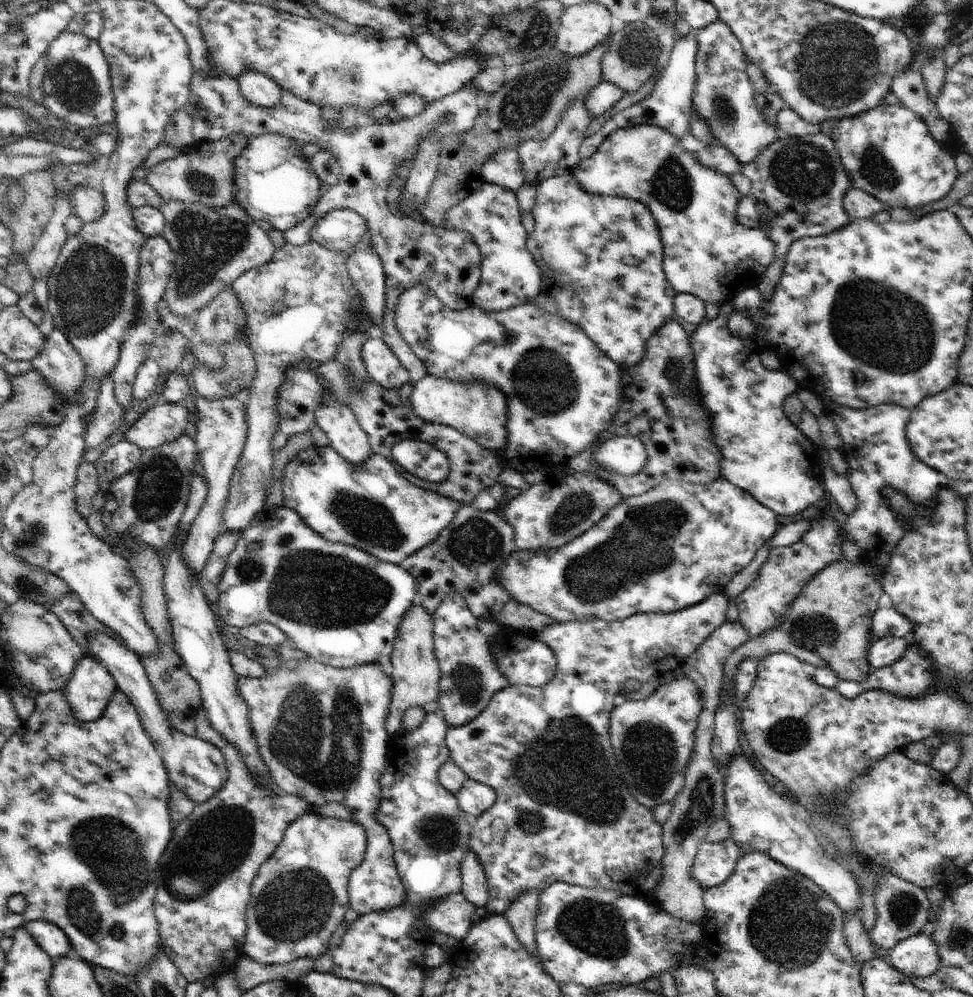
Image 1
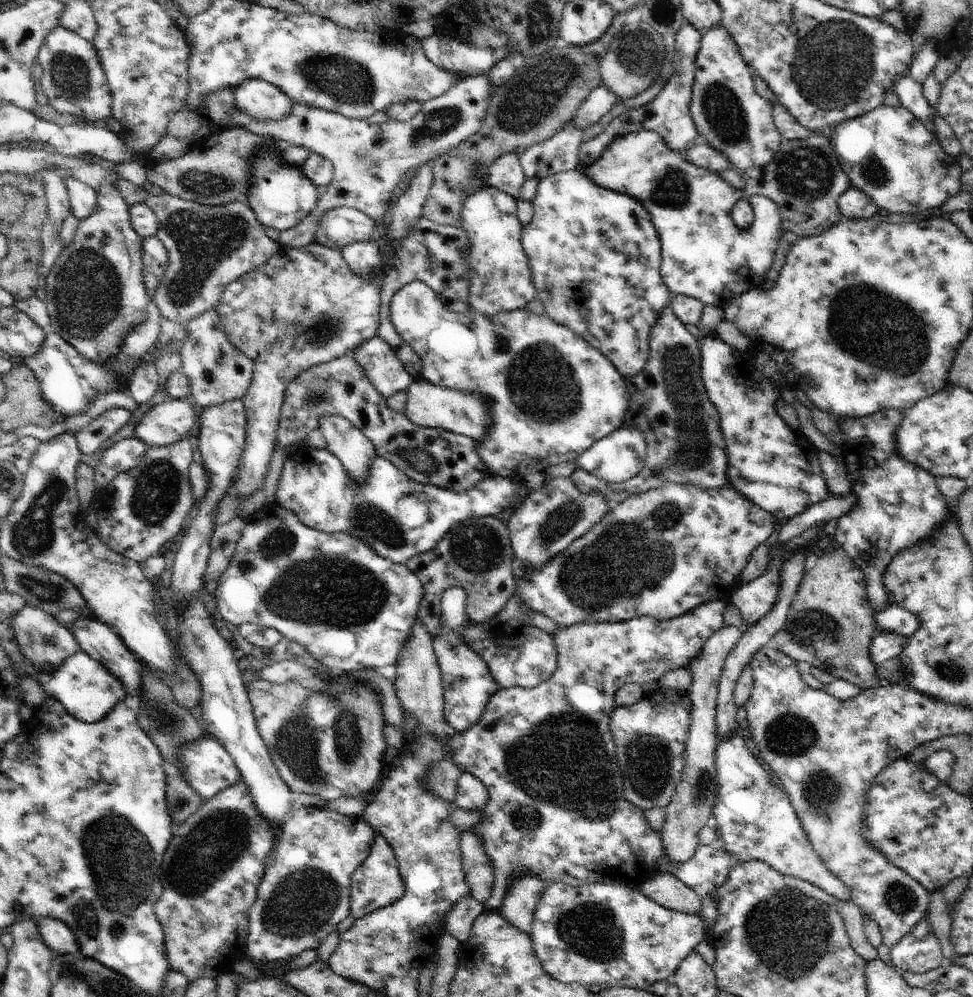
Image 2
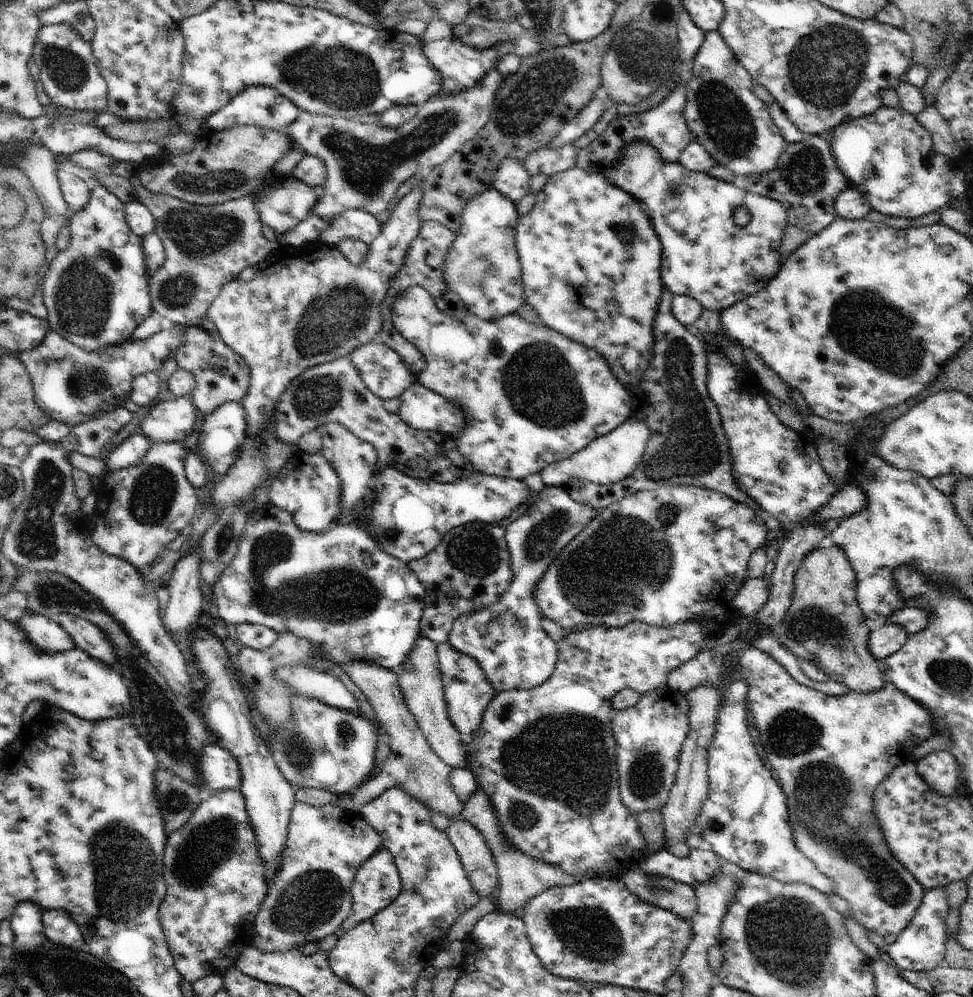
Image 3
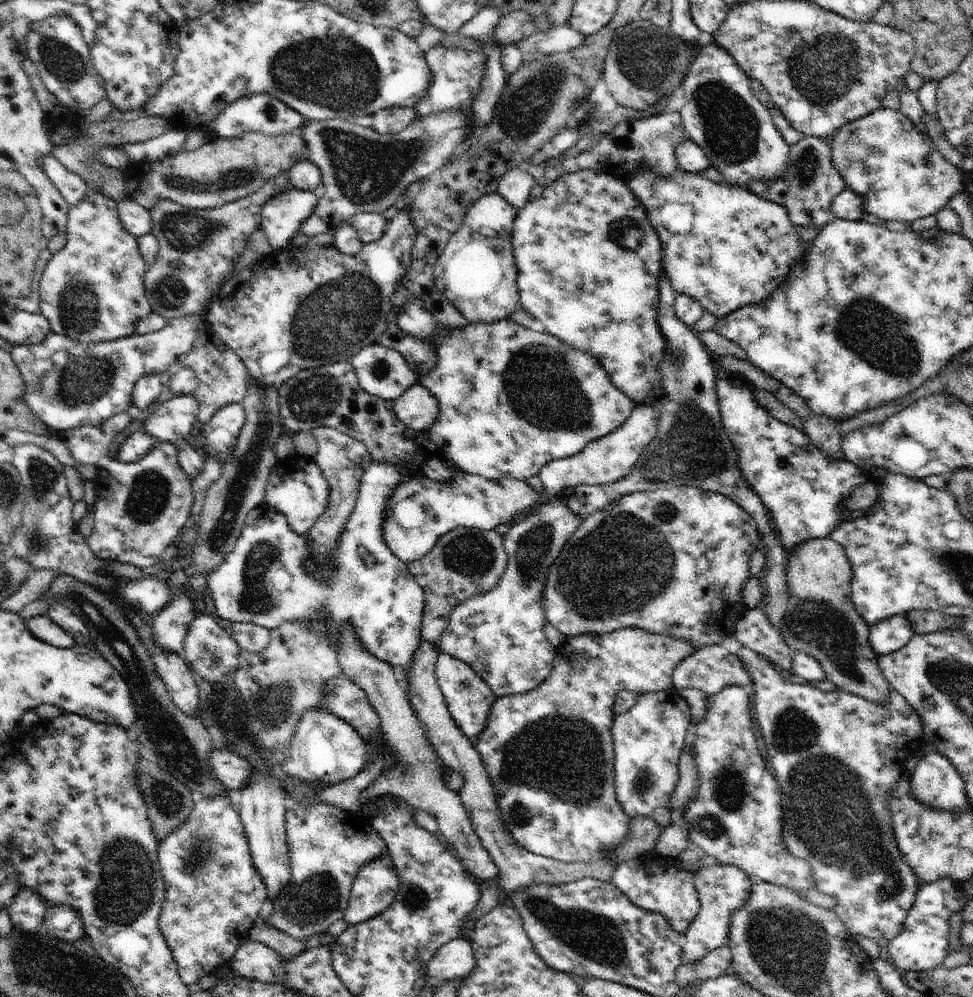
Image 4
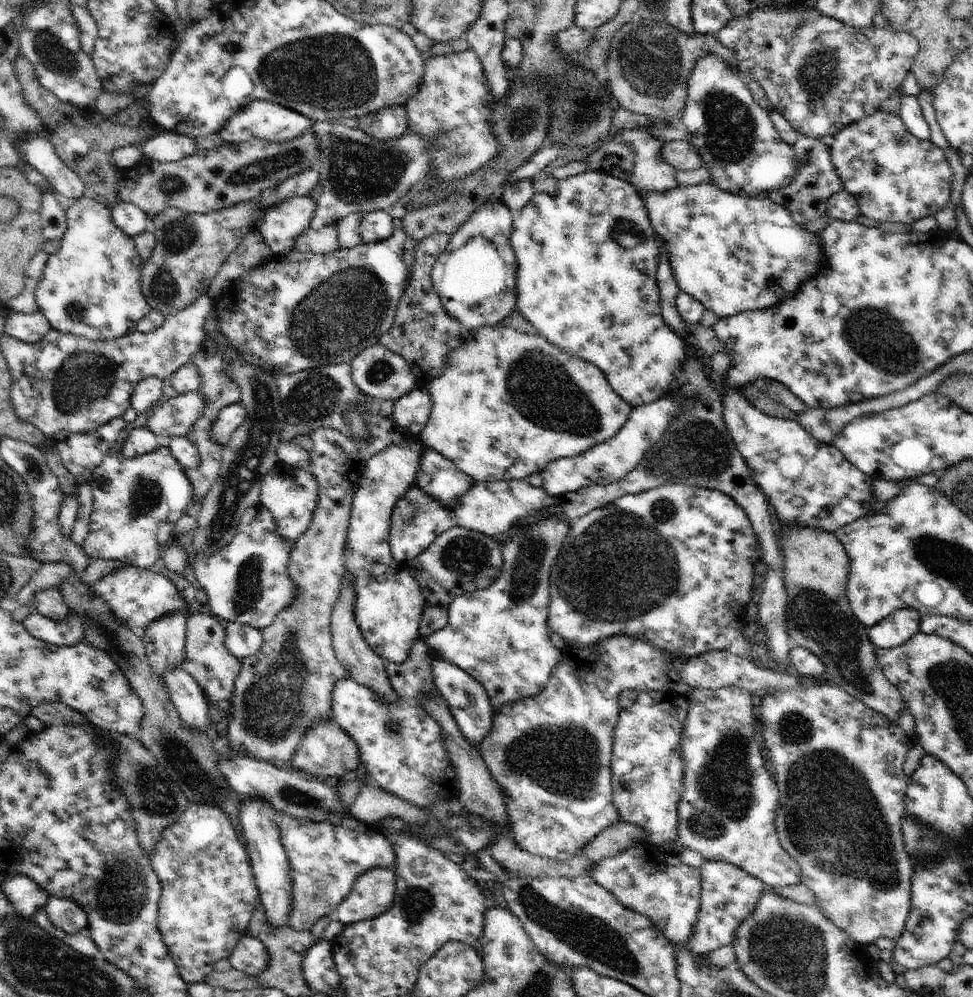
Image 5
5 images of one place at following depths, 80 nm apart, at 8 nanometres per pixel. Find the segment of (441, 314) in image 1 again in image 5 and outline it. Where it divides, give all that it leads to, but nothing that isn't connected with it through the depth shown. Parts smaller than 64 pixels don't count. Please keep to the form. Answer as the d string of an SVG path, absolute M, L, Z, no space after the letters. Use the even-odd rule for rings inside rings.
M496 325L482 327L462 341L459 347L447 352L447 361L444 370L439 377L434 377L428 384L427 389L432 399L431 415L426 426L418 435L424 447L437 450L449 458L464 474L475 481L494 482L503 480L524 480L532 474L538 474L552 461L562 457L575 457L595 447L601 442L610 440L627 423L632 412L631 404L618 396L610 386L606 375L593 363L580 357L570 356L556 344L551 343L542 335L521 333L510 326Z

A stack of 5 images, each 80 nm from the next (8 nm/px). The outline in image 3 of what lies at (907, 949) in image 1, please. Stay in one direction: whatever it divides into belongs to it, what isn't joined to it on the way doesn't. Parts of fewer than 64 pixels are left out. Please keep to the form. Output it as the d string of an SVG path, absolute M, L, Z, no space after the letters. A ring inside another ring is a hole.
M936 887L927 891L910 924L891 945L885 948L899 970L926 972L942 964L944 954L946 954L944 942L947 936L946 916L949 912L946 897L944 887Z

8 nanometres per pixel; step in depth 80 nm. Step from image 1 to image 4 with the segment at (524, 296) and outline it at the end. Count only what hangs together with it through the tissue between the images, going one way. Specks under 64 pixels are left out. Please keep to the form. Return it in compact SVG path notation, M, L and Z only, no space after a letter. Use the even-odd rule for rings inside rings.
M490 193L479 198L466 213L462 226L450 237L434 267L435 287L467 318L468 322L495 323L507 319L519 304L518 267L512 244L513 222L517 209L500 194Z

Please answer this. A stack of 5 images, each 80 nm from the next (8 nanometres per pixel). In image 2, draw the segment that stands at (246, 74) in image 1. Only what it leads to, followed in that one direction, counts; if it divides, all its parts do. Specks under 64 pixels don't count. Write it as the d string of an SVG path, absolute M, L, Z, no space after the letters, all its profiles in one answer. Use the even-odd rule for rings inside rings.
M261 78L244 80L234 91L239 111L263 121L285 118L293 108L294 102L285 92Z

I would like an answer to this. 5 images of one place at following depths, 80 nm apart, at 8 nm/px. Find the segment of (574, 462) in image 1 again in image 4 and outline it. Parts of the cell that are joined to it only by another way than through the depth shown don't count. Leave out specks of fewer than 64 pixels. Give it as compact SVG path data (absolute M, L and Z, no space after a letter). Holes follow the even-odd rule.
M664 274L659 280L659 292L657 323L665 340L665 351L657 364L660 383L657 388L650 390L641 403L660 410L657 435L646 445L635 467L626 478L611 485L578 485L564 491L561 498L567 502L571 511L585 519L620 500L624 495L636 491L692 485L727 496L756 521L762 542L766 541L766 544L762 545L767 556L766 570L762 577L766 587L762 607L765 608L765 615L772 626L777 625L784 616L789 599L786 578L789 560L780 540L770 528L768 522L770 513L742 476L736 451L724 430L715 395L717 366L715 359L706 350L698 334L676 316L674 301L679 292L674 290Z

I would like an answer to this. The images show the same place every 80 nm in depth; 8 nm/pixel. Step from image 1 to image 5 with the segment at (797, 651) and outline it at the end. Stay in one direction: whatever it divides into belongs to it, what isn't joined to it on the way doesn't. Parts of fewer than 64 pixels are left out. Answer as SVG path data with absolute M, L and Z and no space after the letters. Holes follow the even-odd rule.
M791 525L780 532L784 544L783 581L787 590L785 625L798 647L812 651L824 663L828 678L842 690L882 713L890 722L899 721L905 706L898 689L886 678L875 655L866 627L851 611L846 589L850 559L844 545L820 529Z

